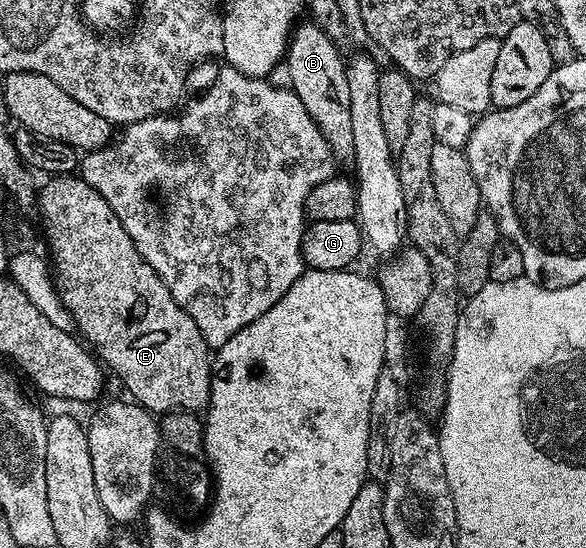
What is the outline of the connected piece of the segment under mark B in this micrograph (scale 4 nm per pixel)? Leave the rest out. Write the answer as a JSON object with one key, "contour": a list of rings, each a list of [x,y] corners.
{"contour":[[[301,22],[293,30],[288,40],[286,67],[288,63],[289,81],[287,80],[287,82],[298,97],[298,101],[302,101],[302,105],[306,105],[306,113],[310,113],[310,117],[314,117],[322,137],[326,137],[326,145],[330,145],[333,160],[337,164],[351,164],[355,160],[356,153],[354,151],[354,132],[352,122],[350,122],[350,81],[348,80],[346,59],[345,56],[340,56],[340,51],[336,48],[337,40],[333,36],[315,22],[307,22]]]}

